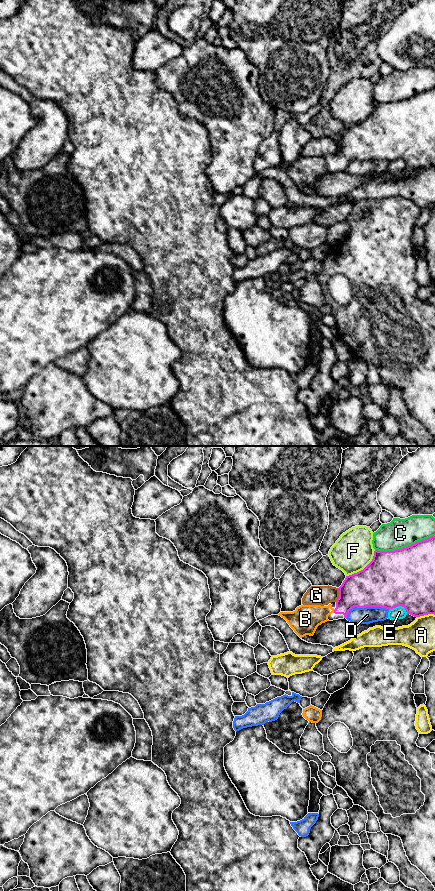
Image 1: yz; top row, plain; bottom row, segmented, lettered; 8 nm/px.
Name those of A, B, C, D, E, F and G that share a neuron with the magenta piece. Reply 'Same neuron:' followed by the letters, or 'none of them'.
Same neuron: B

